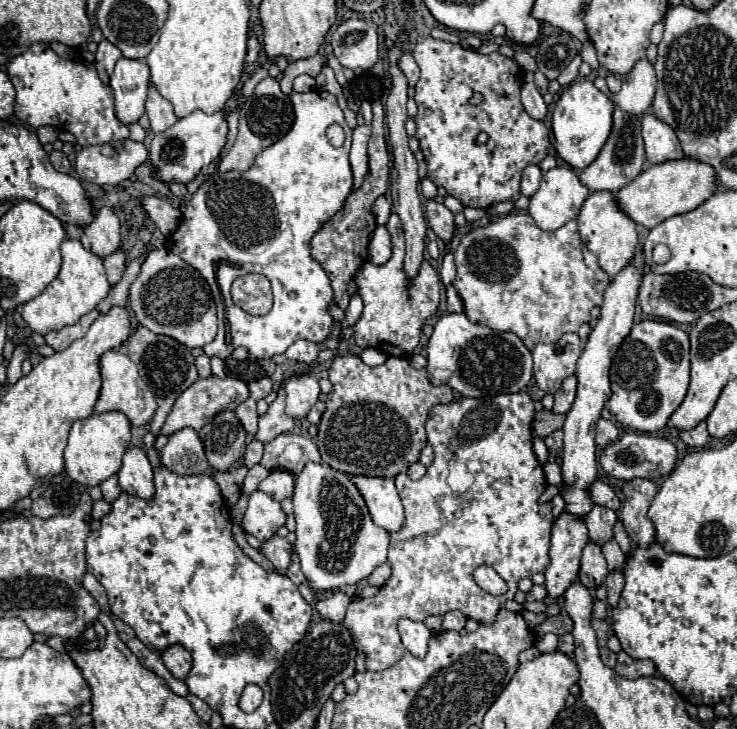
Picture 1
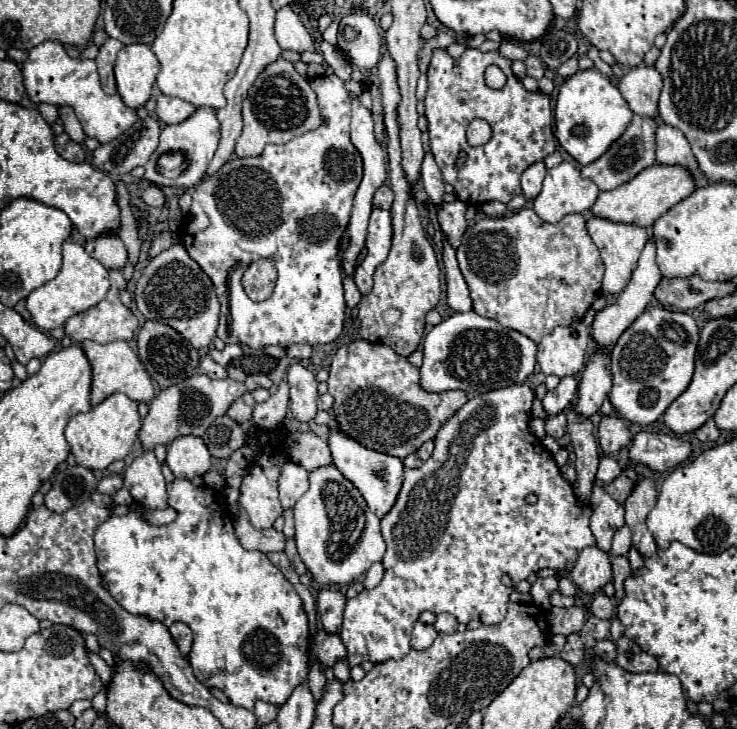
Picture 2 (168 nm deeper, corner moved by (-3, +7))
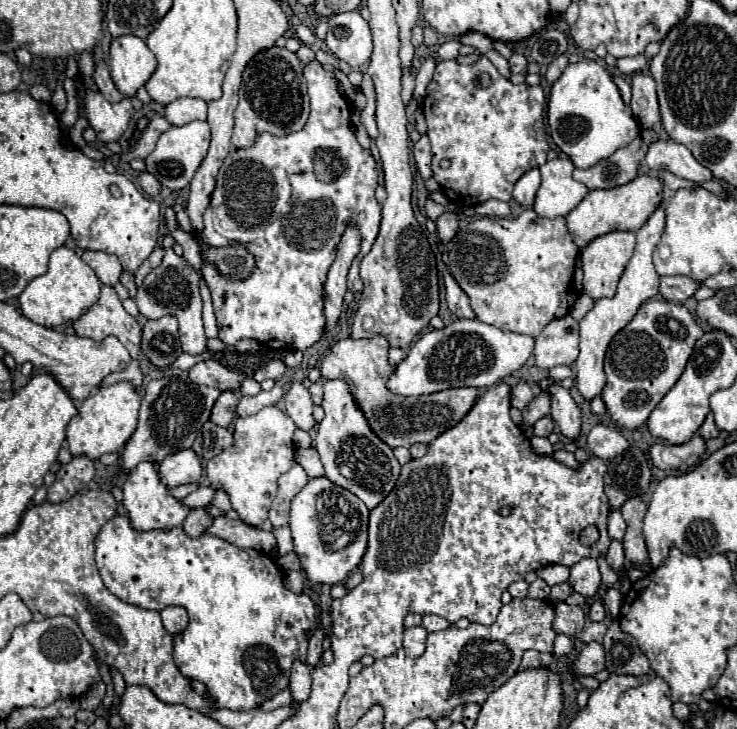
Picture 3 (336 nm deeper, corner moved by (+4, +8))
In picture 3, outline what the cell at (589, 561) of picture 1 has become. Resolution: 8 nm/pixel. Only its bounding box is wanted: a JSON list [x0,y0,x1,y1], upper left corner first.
[568,558,600,598]

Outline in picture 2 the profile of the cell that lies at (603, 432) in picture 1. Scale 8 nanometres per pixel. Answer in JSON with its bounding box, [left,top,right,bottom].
[599,417,631,455]

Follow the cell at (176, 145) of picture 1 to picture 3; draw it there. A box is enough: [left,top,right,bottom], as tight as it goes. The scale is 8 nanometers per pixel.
[146,120,210,190]

